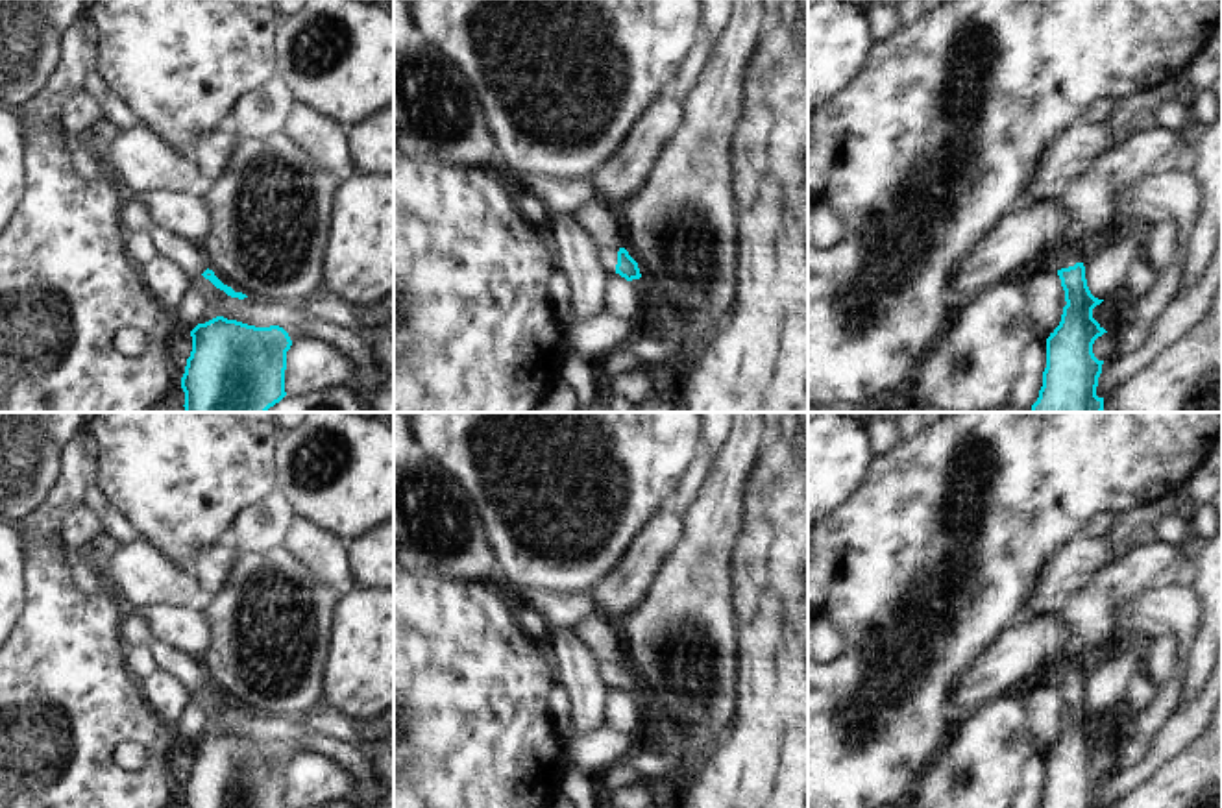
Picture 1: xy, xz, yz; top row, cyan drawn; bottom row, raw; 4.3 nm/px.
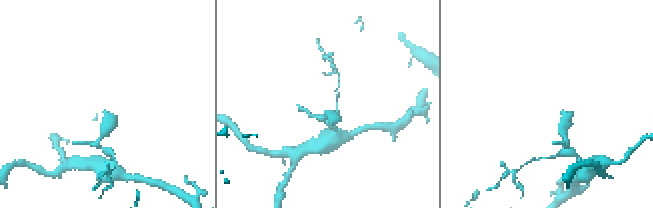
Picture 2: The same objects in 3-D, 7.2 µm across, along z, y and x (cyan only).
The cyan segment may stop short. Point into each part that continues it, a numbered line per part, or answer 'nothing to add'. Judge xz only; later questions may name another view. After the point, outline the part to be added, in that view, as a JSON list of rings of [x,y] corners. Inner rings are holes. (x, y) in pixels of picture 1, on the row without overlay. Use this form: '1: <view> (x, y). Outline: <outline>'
1: xz (607, 670). Outline: [[[605,658],[595,660],[595,673],[606,690],[616,688],[617,666],[619,664],[612,660]]]

